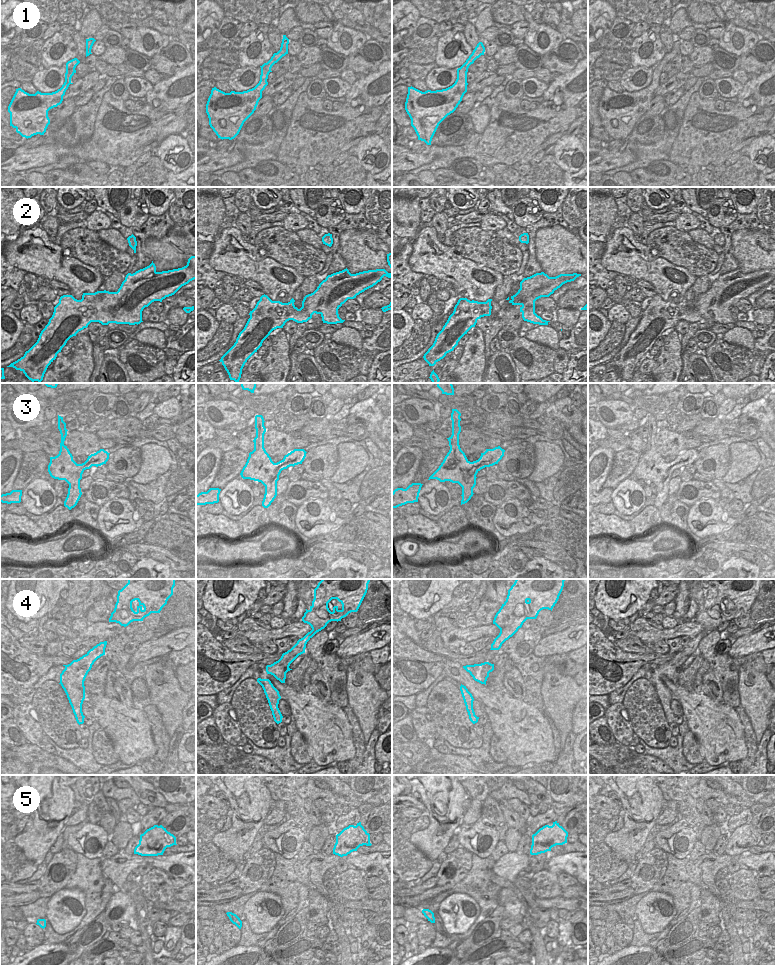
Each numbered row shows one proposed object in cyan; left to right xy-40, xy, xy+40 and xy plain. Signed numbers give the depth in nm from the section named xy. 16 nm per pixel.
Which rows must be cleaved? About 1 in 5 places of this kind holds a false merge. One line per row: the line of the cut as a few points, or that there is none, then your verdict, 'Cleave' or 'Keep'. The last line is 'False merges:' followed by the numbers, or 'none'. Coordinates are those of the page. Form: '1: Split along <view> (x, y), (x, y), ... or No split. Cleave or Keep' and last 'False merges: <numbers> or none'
1: No split. Keep
2: No split. Keep
3: No split. Keep
4: No split. Keep
5: No split. Keep
False merges: none

